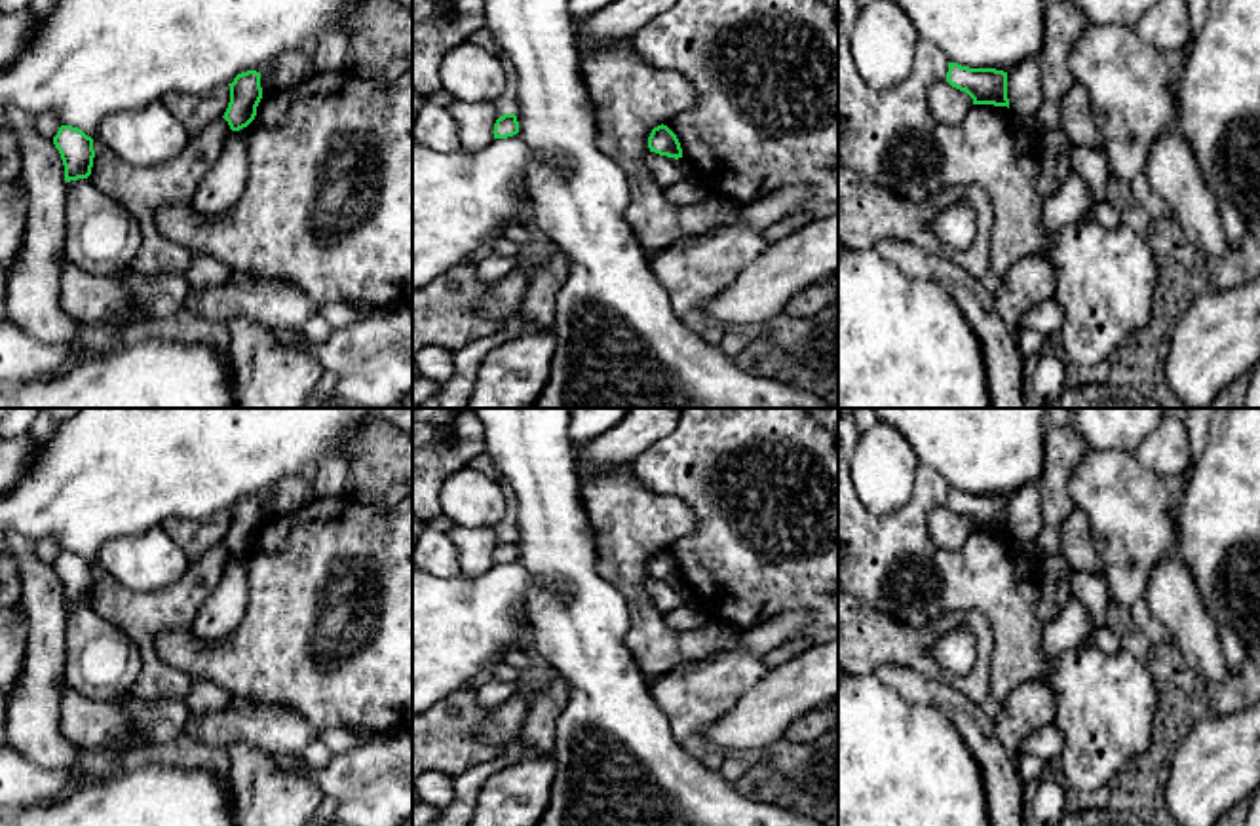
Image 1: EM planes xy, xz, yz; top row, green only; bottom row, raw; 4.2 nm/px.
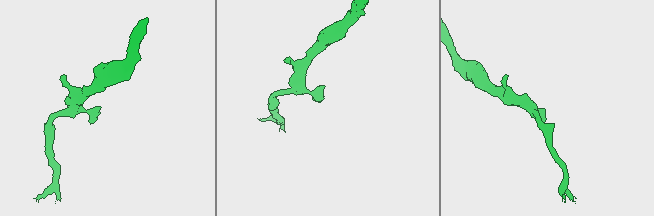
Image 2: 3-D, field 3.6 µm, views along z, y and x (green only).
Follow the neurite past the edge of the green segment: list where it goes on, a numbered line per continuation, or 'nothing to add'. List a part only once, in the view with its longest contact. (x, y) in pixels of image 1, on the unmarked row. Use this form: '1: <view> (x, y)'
nothing to add

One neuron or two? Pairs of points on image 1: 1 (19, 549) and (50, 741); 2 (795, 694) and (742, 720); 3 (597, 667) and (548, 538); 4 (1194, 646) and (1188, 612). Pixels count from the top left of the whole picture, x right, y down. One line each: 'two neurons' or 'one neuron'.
1: one neuron
2: one neuron
3: one neuron
4: one neuron

